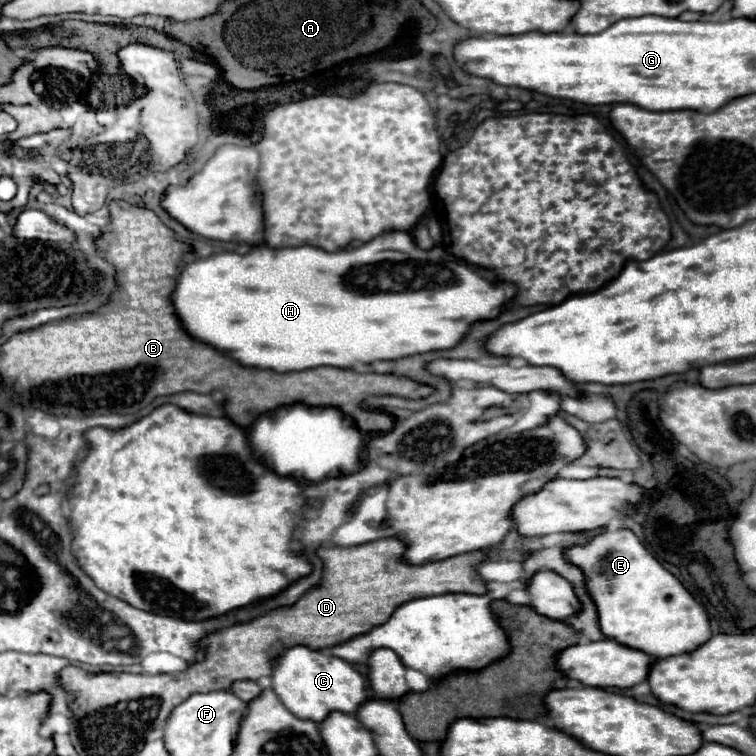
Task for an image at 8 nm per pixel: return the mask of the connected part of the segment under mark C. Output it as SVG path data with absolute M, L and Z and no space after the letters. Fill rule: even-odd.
M306 646L286 648L284 654L272 660L272 690L282 704L302 720L322 722L330 712L340 710L354 714L356 708L366 700L366 680L354 670L352 664L336 656L326 656L320 650Z

